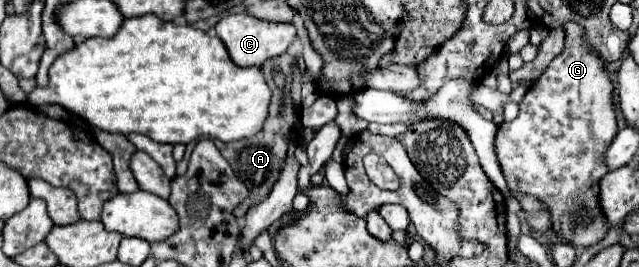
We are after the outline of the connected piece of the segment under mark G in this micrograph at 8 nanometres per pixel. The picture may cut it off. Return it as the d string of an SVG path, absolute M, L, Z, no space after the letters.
M567 22L563 28L567 34L565 50L547 66L541 78L531 84L529 92L521 100L519 116L513 122L499 124L495 150L509 188L531 194L545 202L551 210L553 232L569 240L573 246L587 248L607 234L607 224L599 208L597 192L601 176L607 174L603 154L617 134L617 120L613 110L613 84L597 54L585 44L581 36L583 28L573 22Z

